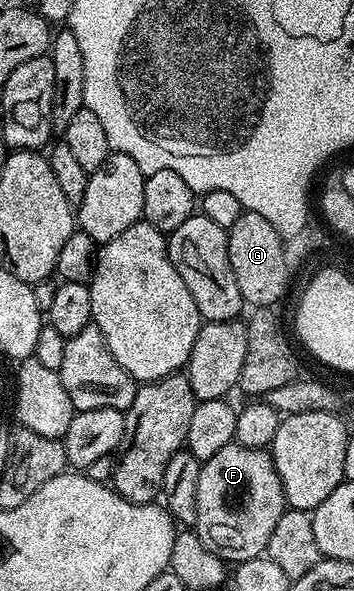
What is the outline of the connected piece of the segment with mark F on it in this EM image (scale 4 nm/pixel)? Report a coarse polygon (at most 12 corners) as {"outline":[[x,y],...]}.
{"outline":[[233,443],[196,482],[200,542],[267,551],[287,508],[273,455]]}

